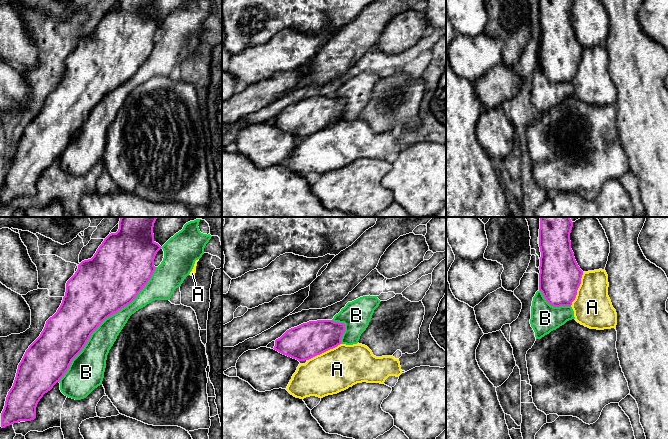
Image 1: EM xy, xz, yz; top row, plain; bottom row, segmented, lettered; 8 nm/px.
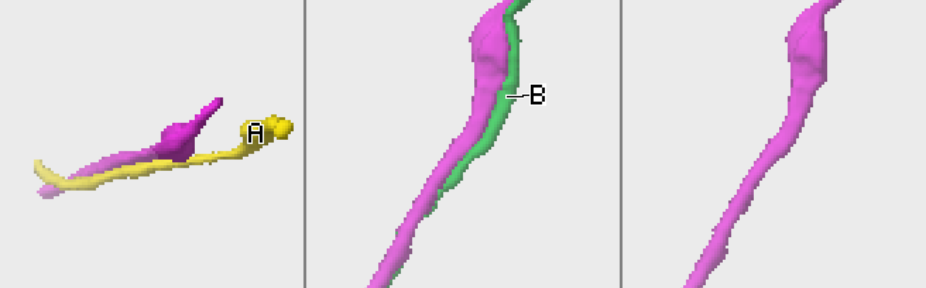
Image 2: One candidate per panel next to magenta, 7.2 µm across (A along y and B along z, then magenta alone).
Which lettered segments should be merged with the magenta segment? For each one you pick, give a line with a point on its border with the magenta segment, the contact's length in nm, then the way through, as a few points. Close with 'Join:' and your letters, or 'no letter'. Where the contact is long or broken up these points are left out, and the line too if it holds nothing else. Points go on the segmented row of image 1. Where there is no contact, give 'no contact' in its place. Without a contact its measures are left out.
B: contact xy (104, 319); length 1200 nm
Join: B

